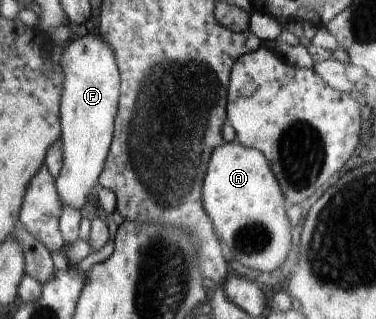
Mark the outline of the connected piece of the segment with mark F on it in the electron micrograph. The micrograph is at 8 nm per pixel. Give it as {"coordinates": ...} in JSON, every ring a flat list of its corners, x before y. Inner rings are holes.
{"coordinates":[[91,32,83,38,72,37,63,50,59,64,64,72,60,98,61,148,64,155,55,184,61,208,73,207,79,211,97,186,105,166,119,102,120,74,112,48]]}

